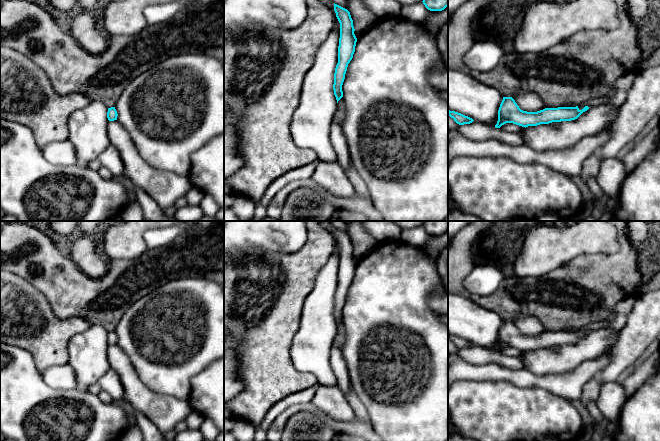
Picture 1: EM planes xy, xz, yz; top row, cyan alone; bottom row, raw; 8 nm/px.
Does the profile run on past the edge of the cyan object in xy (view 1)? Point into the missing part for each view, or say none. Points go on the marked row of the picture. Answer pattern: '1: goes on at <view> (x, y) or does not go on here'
1: does not go on here

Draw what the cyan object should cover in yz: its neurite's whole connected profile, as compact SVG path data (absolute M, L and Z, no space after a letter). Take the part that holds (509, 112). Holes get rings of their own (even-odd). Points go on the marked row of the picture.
M604 96L590 99L576 107L545 108L537 112L527 112L521 110L512 97L503 97L498 110L498 121L495 128L500 128L506 123L513 123L526 128L552 122L575 120L589 108L596 107L606 100L607 96Z

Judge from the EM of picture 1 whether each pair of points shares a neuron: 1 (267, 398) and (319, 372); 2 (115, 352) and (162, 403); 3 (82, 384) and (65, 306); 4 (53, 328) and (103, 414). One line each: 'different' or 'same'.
1: different
2: same
3: different
4: different

